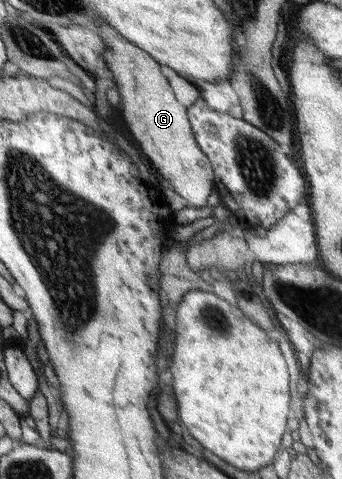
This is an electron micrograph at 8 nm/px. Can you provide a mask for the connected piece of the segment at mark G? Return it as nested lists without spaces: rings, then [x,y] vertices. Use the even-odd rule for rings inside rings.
[[[105,20],[98,23],[98,31],[100,31],[103,41],[107,43],[107,51],[105,51],[106,65],[111,71],[112,80],[118,91],[121,104],[121,122],[124,122],[132,133],[134,140],[137,141],[140,151],[155,168],[160,179],[166,179],[172,187],[172,190],[181,198],[187,201],[191,207],[203,207],[206,205],[205,199],[213,189],[213,173],[211,173],[210,160],[197,144],[194,135],[191,135],[189,123],[187,123],[187,113],[185,106],[175,101],[173,92],[170,90],[166,77],[161,73],[161,68],[157,61],[151,59],[145,51],[134,47],[127,41],[110,23]]]

